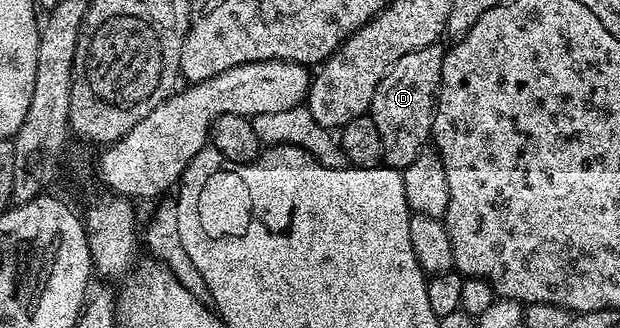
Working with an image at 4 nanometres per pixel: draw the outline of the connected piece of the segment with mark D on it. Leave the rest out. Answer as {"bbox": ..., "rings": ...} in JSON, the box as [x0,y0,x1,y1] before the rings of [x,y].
{"bbox":[368,43,446,170],"rings":[[[441,43],[424,46],[424,50],[416,50],[400,58],[400,62],[396,62],[390,69],[390,73],[378,83],[378,89],[374,91],[374,97],[370,99],[368,115],[376,122],[376,130],[380,130],[380,142],[384,142],[382,158],[387,168],[399,170],[407,168],[424,151],[431,139],[436,97],[442,83],[442,63],[446,61],[446,52],[442,47]]]}

